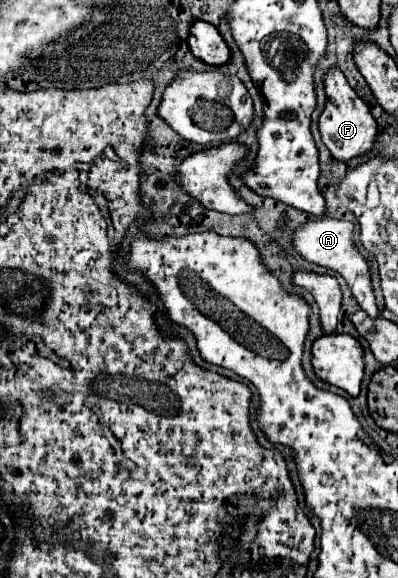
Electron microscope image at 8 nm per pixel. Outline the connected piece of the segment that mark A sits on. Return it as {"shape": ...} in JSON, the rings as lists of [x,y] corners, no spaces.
{"shape":[[[318,218],[314,222],[306,222],[302,228],[298,228],[294,232],[294,248],[308,260],[314,264],[320,264],[324,268],[330,268],[334,272],[338,272],[350,286],[352,296],[358,300],[360,308],[372,316],[378,318],[380,310],[376,306],[376,298],[374,298],[374,288],[372,288],[372,278],[370,278],[370,266],[364,260],[364,256],[358,252],[356,244],[354,244],[354,224],[348,220],[332,220],[332,218]]]}

